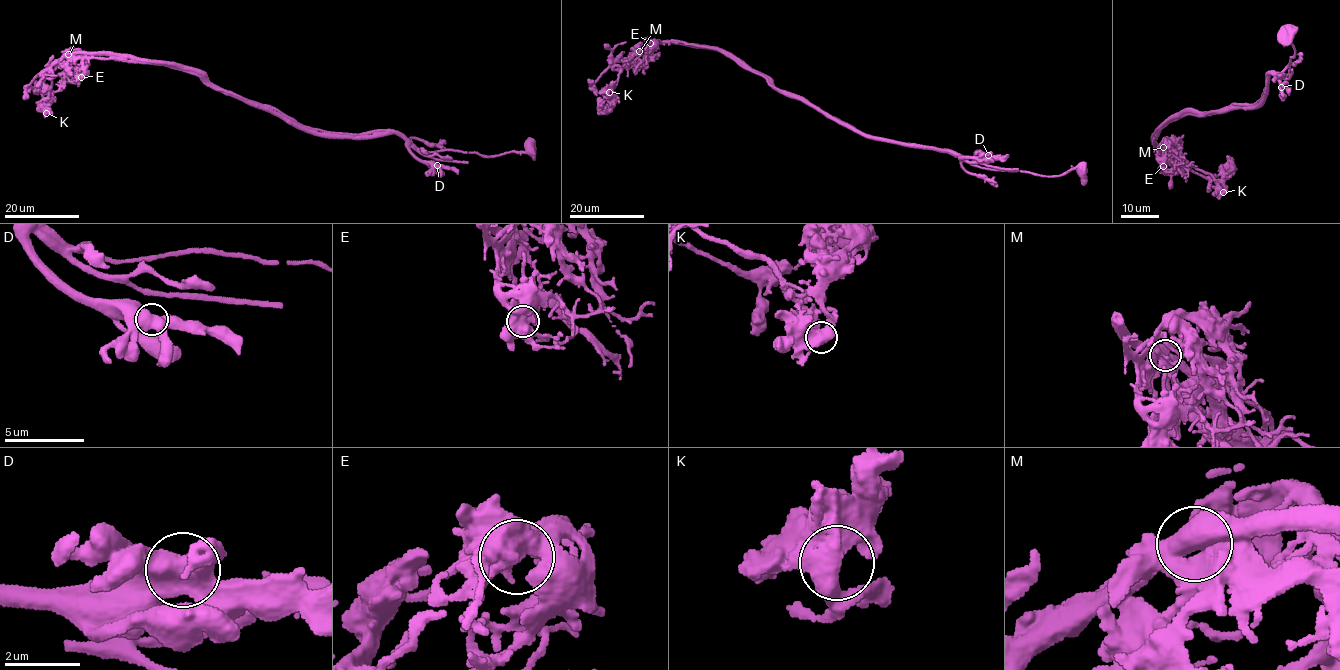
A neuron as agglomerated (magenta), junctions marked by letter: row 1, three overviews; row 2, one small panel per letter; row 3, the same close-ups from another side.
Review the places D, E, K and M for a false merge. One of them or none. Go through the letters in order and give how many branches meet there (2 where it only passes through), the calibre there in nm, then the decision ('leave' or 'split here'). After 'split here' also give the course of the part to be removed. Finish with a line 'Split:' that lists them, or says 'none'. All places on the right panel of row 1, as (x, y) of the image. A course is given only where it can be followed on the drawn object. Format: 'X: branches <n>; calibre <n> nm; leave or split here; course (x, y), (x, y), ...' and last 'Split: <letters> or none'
D: branches 3; calibre 550 nm; leave
E: branches 3; calibre 550 nm; leave
K: branches 3; calibre 600 nm; leave
M: branches 3; calibre 600 nm; split here; course (1163, 148), (1152, 134), (1164, 121), (1184, 109), (1256, 106), (1268, 73), (1284, 79), (1292, 70)
Split: M

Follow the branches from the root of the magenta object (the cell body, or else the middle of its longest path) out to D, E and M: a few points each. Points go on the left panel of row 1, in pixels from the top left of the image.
D: (529, 146), (524, 151), (485, 156), (476, 152), (427, 151), (409, 146), (419, 159), (432, 160), (437, 165)
E: (529, 146), (485, 156), (416, 150), (395, 133), (309, 133), (196, 75), (149, 62), (84, 58), (81, 77)
M: (529, 146), (485, 156), (416, 150), (395, 133), (309, 133), (192, 73), (68, 55)

